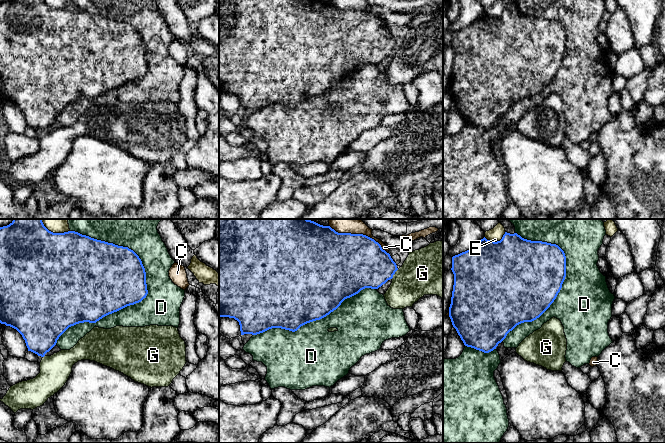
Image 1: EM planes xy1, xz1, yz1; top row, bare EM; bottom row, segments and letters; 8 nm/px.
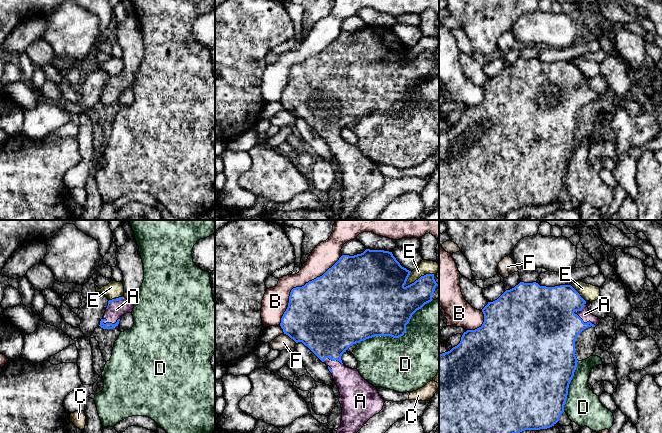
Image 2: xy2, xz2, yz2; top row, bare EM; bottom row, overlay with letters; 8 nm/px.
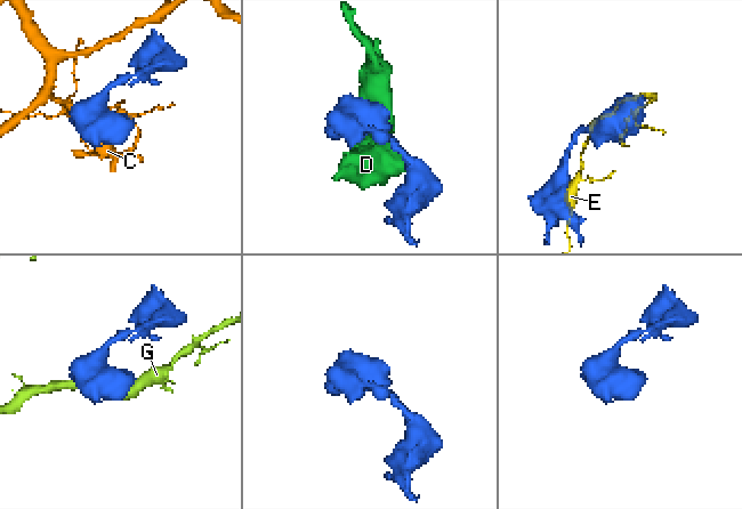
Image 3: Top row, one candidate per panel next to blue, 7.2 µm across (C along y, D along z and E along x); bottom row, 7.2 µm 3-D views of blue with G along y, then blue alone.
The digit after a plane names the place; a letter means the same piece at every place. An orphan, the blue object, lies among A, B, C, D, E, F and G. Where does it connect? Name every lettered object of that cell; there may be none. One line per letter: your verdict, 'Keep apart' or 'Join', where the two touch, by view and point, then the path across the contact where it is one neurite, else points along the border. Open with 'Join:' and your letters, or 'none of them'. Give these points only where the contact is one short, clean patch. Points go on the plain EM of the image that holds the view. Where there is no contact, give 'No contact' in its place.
Join: A
A: Join. Touches blue at yz2 (583, 98). Path across: yz2 (552, 101), (583, 98), (584, 90)
B: Keep apart. Touches blue at xz2 (299, 63)
C: Keep apart. Touches blue at xz1 (359, 10)
D: Keep apart. Touches blue at xy1 (122, 84)
E: Keep apart. Touches blue at xz2 (419, 54)
F: Keep apart. Touches blue at xz2 (290, 113). Boundary: xz2 (284, 109), (296, 118)
G: Keep apart. Touches blue at xz1 (394, 49). Boundary: xz1 (398, 45), (391, 54)

